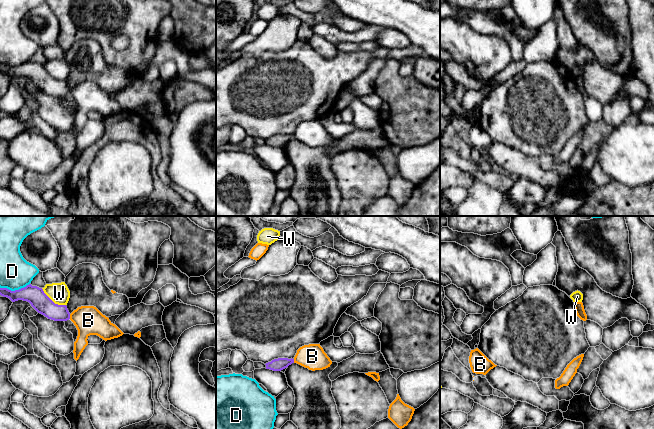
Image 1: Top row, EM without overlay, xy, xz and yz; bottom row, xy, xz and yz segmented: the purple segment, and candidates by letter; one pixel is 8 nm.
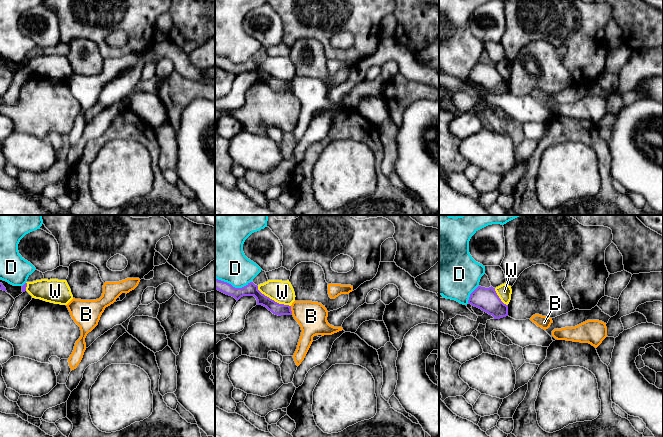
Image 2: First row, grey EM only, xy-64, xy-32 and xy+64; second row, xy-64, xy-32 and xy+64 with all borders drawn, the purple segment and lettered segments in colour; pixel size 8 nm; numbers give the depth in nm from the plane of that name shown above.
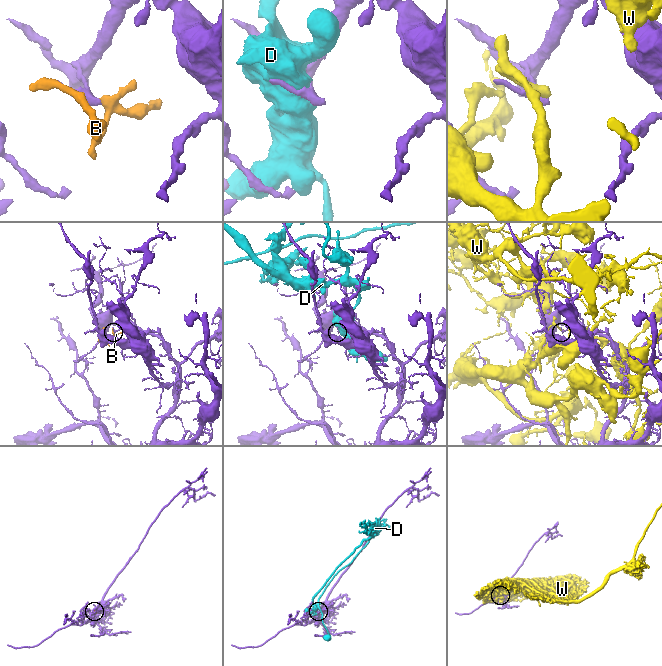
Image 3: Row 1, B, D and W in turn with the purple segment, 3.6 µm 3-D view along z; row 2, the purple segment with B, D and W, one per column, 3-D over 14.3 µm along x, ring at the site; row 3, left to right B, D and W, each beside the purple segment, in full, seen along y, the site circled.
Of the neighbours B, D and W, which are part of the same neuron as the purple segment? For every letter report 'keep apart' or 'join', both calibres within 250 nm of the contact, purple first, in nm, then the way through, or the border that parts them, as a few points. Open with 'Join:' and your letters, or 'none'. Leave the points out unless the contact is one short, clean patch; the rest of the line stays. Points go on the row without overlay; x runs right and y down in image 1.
Join: none
B: keep apart | 150/220 nm | along xy (69, 90), (70, 94)
D: keep apart | 150/260 nm
W: keep apart | 150/160 nm

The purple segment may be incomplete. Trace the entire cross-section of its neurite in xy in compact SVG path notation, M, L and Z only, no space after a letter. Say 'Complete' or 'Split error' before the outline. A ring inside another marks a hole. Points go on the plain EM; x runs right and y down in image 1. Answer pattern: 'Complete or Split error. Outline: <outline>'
Complete. Outline: M27 61L19 66L11 67L7 64L0 64L0 71L9 74L12 78L23 76L31 80L31 82L40 90L54 97L67 97L70 95L70 89L66 81L55 80L43 67L37 62Z

